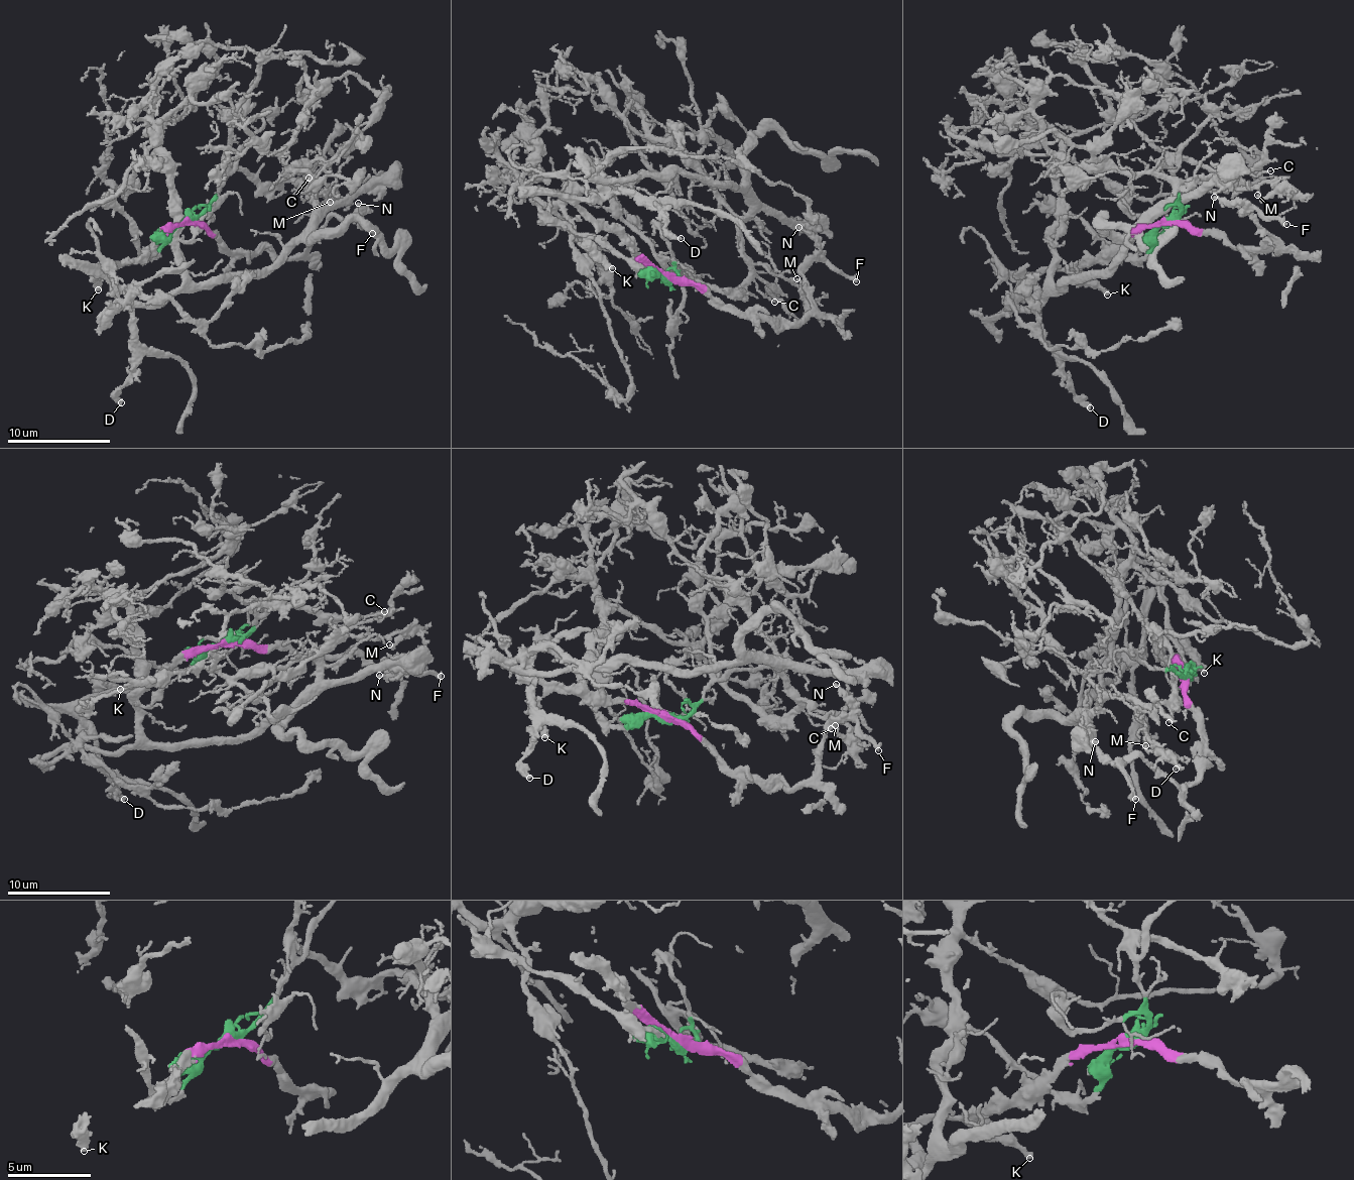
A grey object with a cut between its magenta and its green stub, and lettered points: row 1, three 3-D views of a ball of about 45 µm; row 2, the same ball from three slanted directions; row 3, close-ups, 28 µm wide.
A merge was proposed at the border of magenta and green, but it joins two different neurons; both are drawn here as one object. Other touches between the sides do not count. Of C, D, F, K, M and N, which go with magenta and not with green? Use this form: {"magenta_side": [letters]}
{"magenta_side": ["D", "F", "K", "N"]}

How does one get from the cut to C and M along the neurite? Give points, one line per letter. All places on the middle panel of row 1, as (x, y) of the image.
C: (665, 277), (676, 275), (668, 258), (681, 277), (724, 287), (746, 288), (753, 280), (763, 297), (774, 302)
M: (665, 277), (676, 275), (668, 258), (681, 277), (724, 287), (742, 288), (758, 265), (801, 288), (797, 278)

